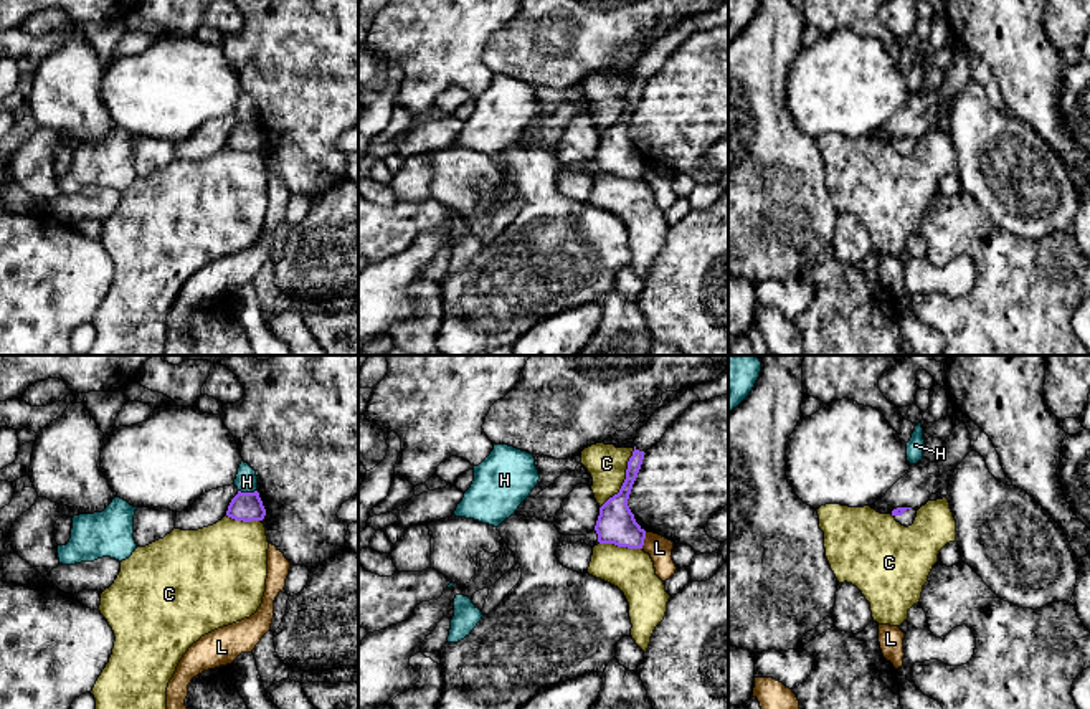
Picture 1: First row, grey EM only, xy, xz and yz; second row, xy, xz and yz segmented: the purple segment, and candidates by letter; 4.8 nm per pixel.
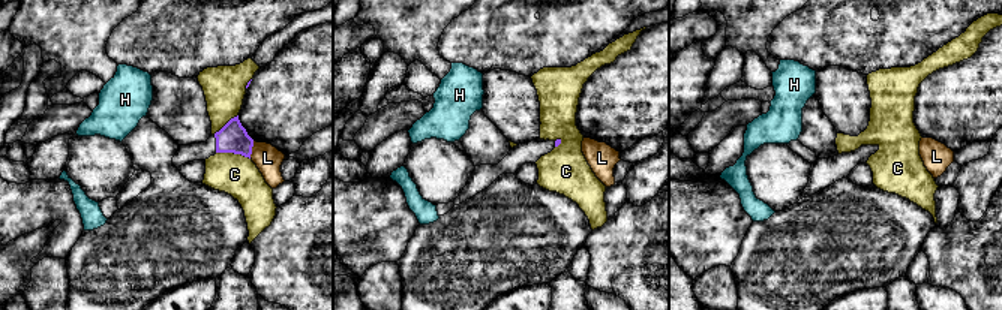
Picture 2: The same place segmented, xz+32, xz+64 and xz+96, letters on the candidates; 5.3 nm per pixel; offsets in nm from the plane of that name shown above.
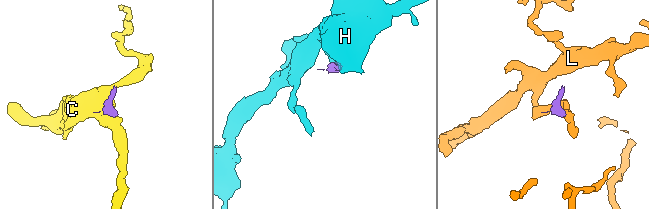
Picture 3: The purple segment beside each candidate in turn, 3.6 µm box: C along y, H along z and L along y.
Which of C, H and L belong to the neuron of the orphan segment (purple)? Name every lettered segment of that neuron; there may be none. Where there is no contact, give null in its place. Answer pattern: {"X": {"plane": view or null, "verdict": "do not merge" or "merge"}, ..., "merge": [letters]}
{"C": {"plane": "xz", "verdict": "do not merge"}, "H": {"plane": "xy", "verdict": "do not merge"}, "L": {"plane": "xz", "verdict": "do not merge"}, "merge": []}

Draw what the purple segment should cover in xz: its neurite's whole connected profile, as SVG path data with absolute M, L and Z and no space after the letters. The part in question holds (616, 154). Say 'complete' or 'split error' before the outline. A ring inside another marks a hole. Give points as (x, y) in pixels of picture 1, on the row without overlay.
split error | M728 0L715 10L689 18L682 26L661 36L651 50L637 61L634 81L628 91L626 109L618 124L609 127L601 137L595 160L586 165L562 165L557 177L566 174L614 174L618 177L642 178L646 160L636 152L628 136L633 114L641 99L644 83L661 71L667 58L695 31L728 25Z

